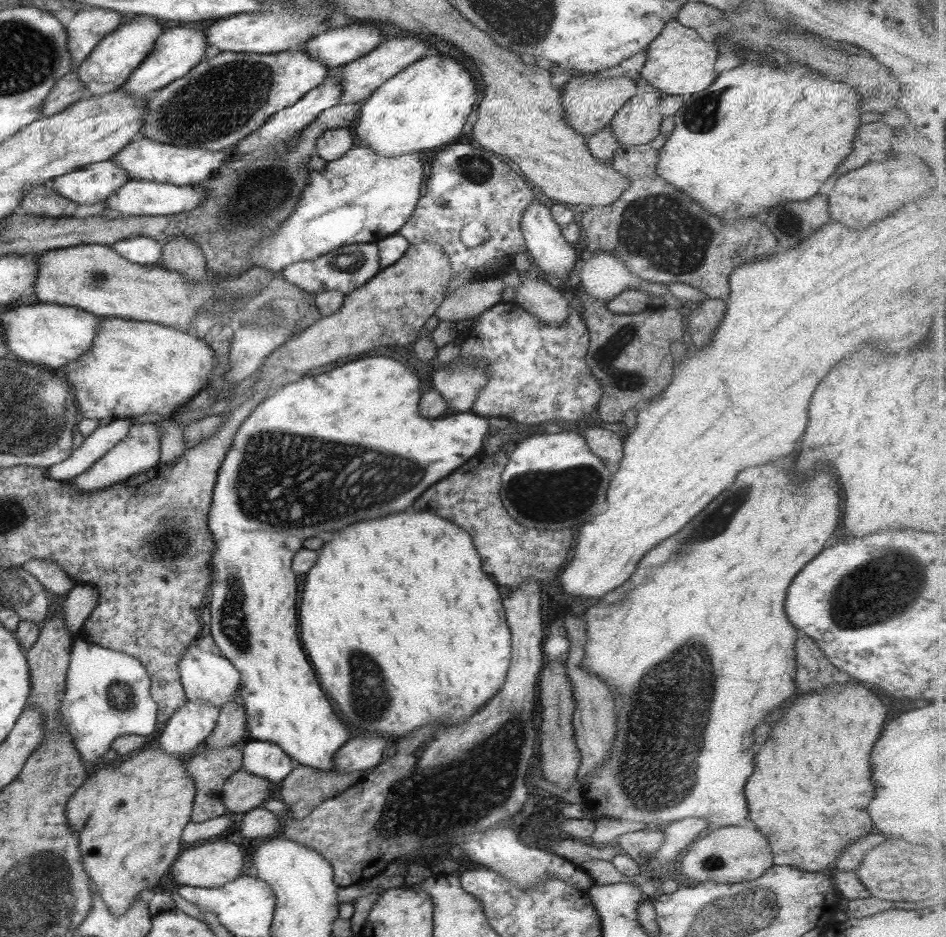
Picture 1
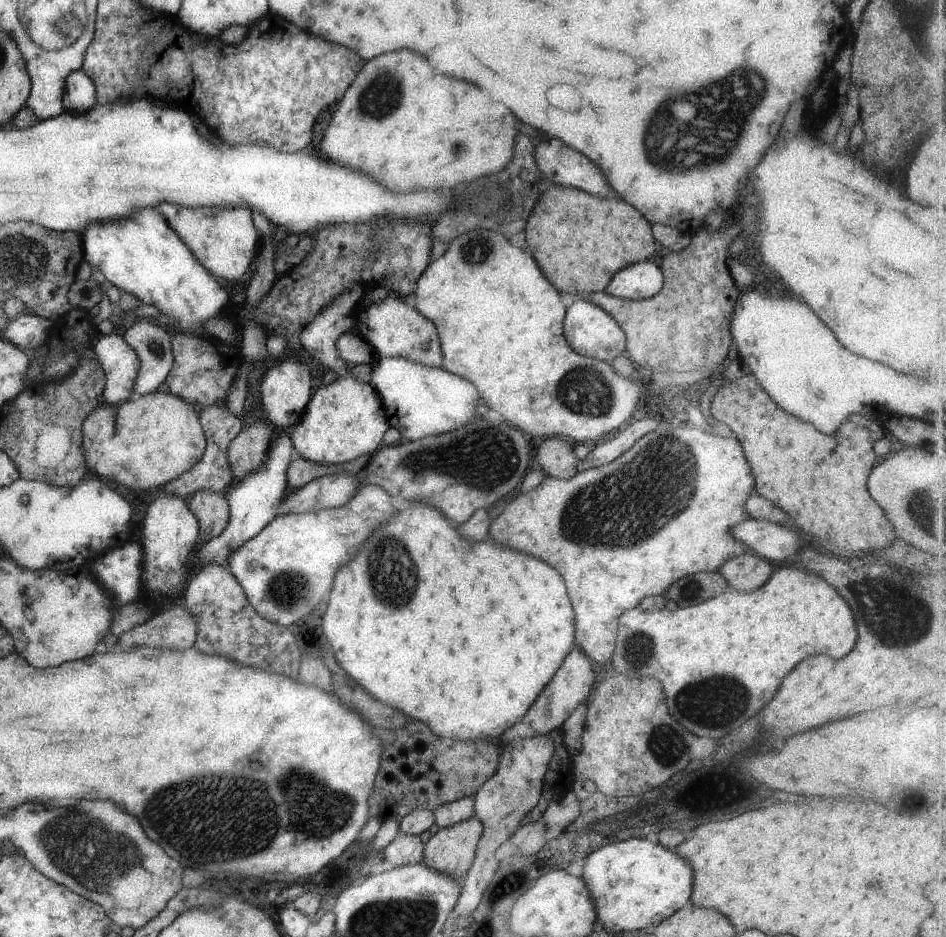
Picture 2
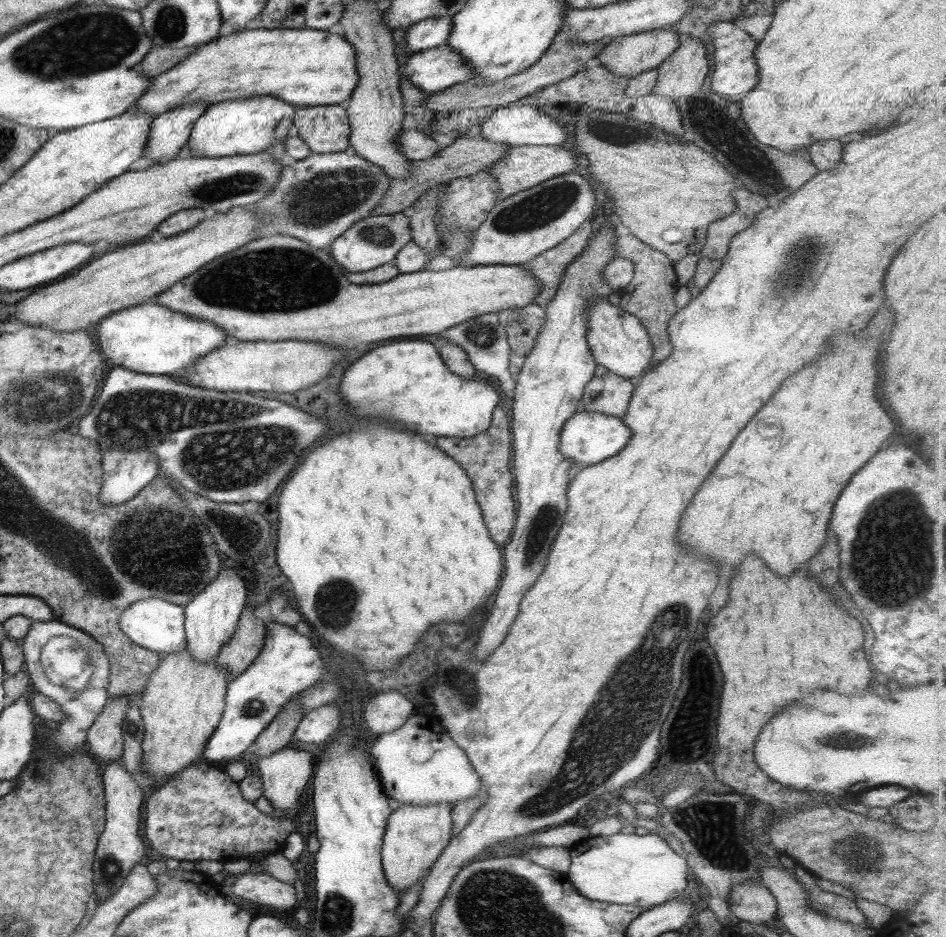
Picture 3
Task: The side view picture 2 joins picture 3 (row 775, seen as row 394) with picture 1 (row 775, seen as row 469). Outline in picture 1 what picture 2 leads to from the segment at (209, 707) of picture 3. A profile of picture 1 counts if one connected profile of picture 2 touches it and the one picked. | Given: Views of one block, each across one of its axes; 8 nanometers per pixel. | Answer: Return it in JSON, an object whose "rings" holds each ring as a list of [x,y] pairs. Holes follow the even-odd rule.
{"rings":[[[151,742],[143,750],[123,757],[116,763],[108,763],[89,774],[86,780],[65,803],[64,816],[67,825],[77,831],[79,855],[91,887],[99,893],[109,913],[117,917],[131,905],[143,889],[157,889],[159,880],[170,868],[181,850],[183,827],[190,821],[195,784],[186,772],[185,758],[169,756]]]}

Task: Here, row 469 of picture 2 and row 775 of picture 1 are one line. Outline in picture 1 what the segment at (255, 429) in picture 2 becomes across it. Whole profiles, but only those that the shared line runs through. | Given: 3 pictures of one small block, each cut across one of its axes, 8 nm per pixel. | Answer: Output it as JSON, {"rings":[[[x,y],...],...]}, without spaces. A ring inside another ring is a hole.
{"rings":[[[240,768],[225,780],[219,799],[226,813],[238,818],[253,808],[262,807],[270,786],[269,782]]]}

